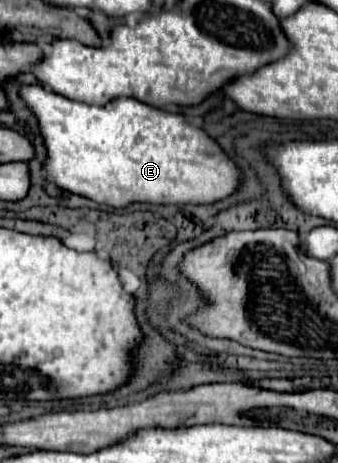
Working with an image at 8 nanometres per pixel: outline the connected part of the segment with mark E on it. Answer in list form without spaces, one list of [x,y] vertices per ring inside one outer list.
[[[38,84],[20,86],[20,98],[38,120],[38,130],[46,146],[42,174],[62,190],[86,196],[98,204],[122,208],[130,202],[210,204],[232,194],[238,186],[238,170],[222,154],[220,146],[202,128],[184,122],[178,114],[162,112],[134,98],[114,98],[106,106],[90,106],[68,100]]]

